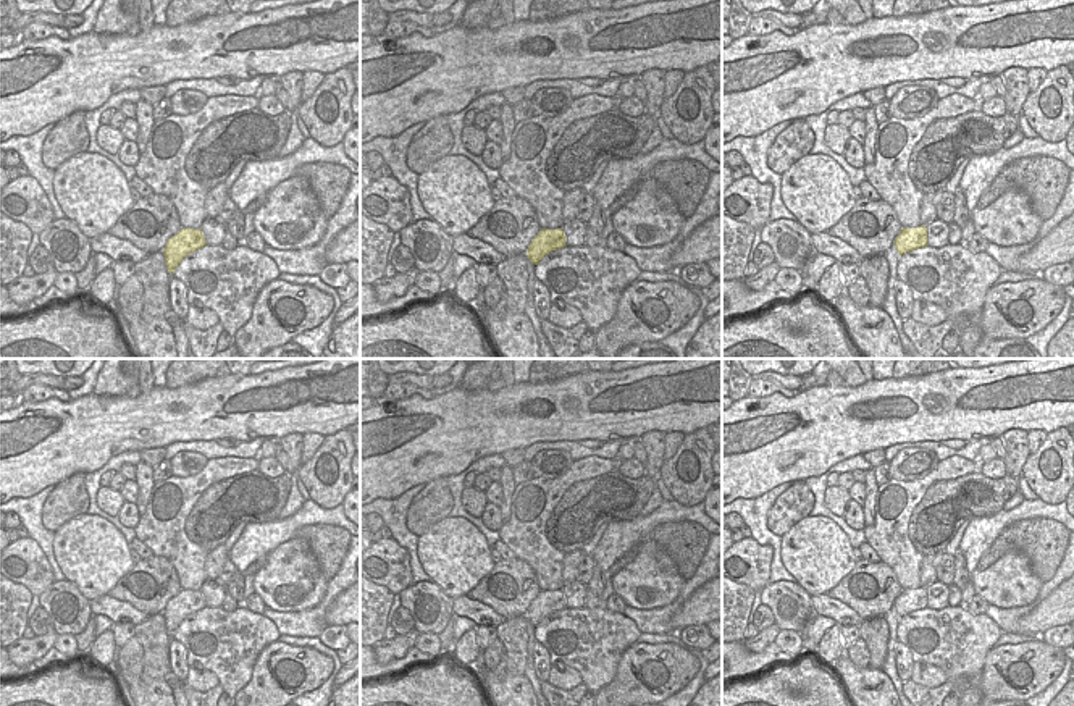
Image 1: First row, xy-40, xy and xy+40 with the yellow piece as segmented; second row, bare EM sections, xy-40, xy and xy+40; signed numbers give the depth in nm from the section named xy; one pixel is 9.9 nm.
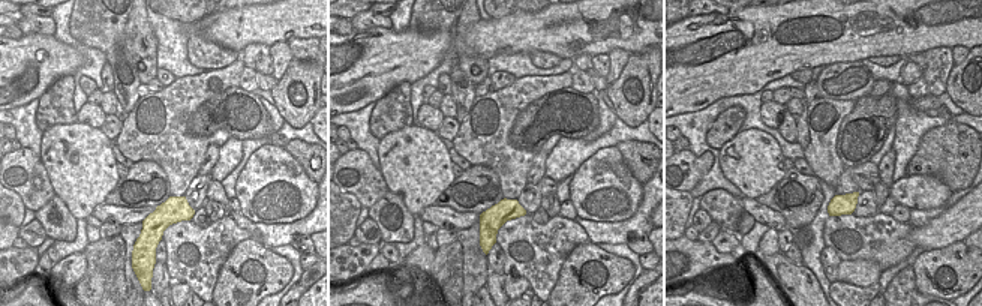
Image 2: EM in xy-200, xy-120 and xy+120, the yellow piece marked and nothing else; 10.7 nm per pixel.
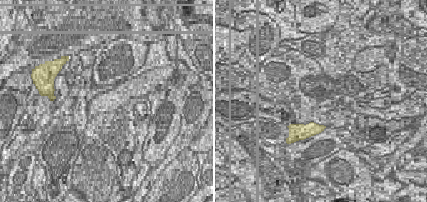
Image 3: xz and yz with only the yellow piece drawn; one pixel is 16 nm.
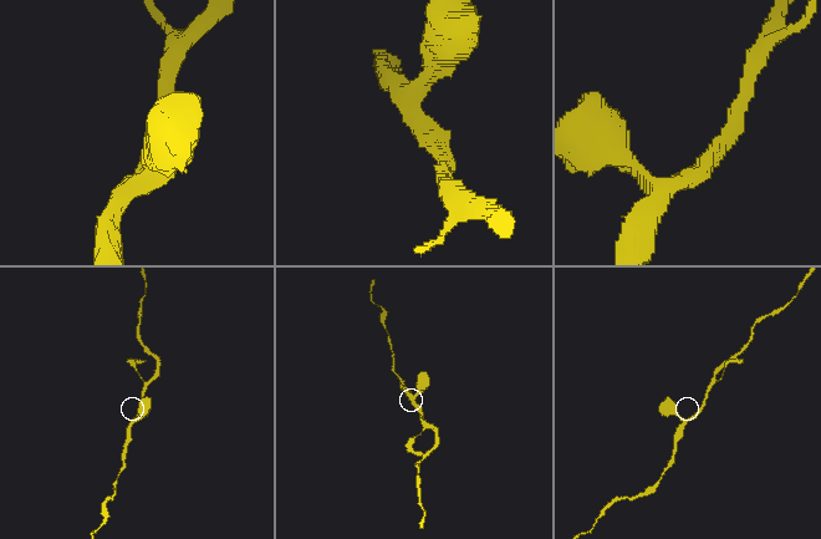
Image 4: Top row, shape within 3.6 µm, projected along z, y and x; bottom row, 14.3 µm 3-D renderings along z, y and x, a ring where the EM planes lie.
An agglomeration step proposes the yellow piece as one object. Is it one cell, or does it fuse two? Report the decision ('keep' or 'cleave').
keep

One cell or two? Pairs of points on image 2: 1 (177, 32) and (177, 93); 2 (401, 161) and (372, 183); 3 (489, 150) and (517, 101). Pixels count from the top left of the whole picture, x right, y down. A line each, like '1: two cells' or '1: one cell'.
1: two cells
2: two cells
3: one cell

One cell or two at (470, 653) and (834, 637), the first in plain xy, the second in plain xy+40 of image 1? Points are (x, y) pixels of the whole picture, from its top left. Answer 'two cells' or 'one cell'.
one cell

